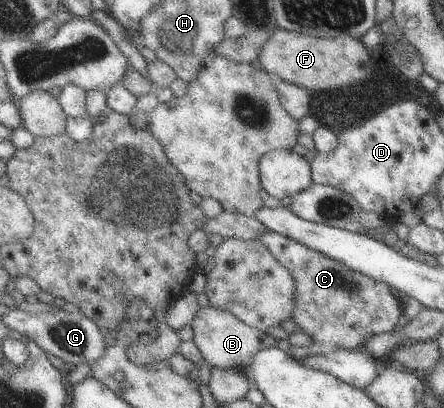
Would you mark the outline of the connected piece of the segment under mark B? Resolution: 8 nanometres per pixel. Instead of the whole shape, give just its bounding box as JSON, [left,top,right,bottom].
[190,305,277,372]

